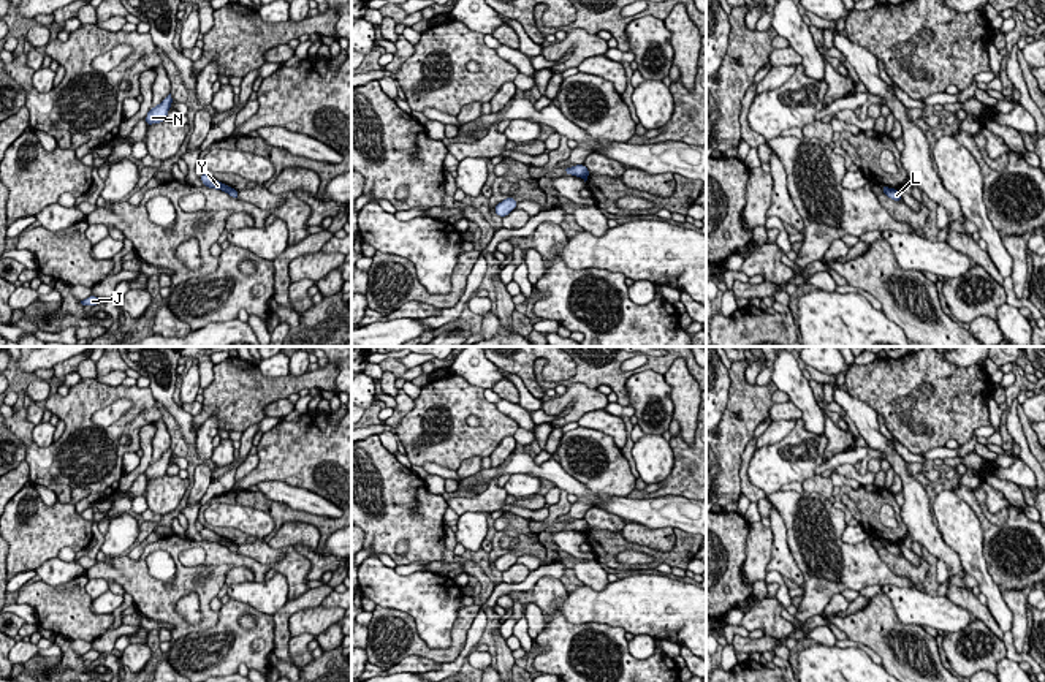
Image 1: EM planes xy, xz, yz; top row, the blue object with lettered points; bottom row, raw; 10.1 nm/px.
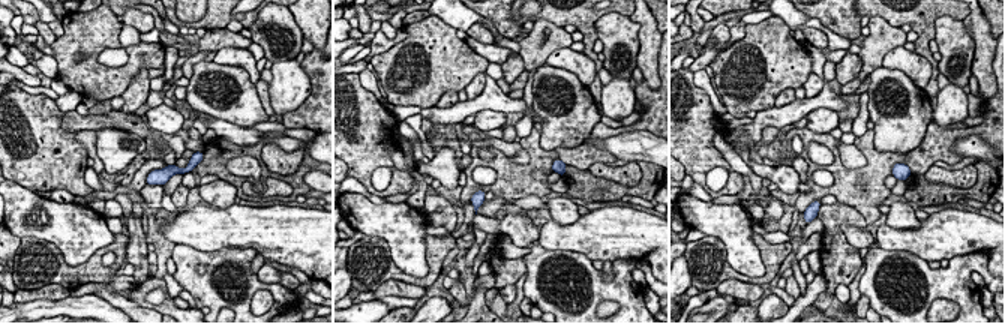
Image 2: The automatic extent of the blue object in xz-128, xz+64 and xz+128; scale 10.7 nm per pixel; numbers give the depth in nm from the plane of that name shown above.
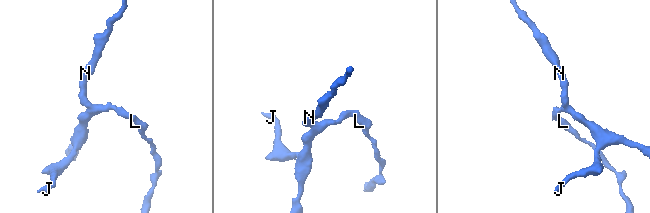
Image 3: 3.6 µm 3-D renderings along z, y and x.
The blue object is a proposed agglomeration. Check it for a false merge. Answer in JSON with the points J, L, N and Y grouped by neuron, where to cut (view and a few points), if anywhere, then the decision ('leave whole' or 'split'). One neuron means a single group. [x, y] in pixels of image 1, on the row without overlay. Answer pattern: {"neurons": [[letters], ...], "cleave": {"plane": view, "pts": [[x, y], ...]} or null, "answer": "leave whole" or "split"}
{"neurons": [["J", "N", "Y"], ["L"]], "cleave": {"plane": "xz", "pts": [[588, 526], [583, 532]]}, "answer": "split"}

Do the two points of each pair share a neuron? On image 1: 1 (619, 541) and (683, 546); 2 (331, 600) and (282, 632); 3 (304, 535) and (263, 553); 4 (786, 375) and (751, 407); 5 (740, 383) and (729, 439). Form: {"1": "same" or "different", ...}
{"1": "same", "2": "different", "3": "different", "4": "different", "5": "same"}

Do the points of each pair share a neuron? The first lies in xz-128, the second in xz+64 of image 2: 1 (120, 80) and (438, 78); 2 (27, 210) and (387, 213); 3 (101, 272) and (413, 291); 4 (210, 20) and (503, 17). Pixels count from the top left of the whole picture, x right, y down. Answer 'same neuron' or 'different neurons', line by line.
1: same neuron
2: same neuron
3: different neurons
4: different neurons

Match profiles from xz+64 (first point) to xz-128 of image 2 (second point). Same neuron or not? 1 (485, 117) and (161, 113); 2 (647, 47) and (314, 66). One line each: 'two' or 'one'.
1: one
2: two

